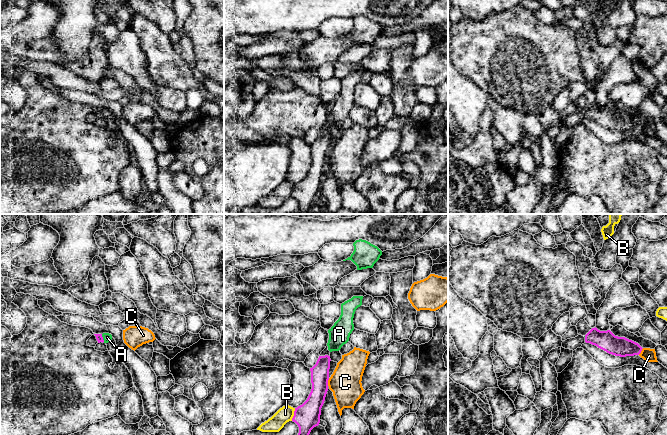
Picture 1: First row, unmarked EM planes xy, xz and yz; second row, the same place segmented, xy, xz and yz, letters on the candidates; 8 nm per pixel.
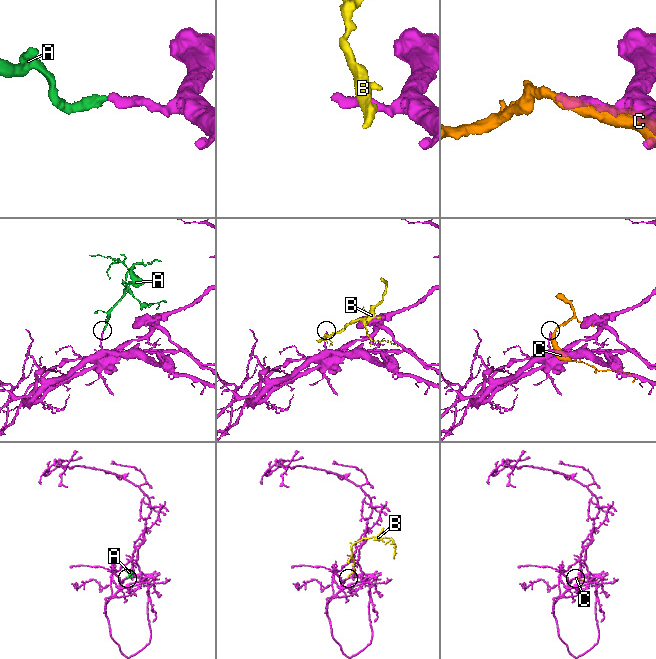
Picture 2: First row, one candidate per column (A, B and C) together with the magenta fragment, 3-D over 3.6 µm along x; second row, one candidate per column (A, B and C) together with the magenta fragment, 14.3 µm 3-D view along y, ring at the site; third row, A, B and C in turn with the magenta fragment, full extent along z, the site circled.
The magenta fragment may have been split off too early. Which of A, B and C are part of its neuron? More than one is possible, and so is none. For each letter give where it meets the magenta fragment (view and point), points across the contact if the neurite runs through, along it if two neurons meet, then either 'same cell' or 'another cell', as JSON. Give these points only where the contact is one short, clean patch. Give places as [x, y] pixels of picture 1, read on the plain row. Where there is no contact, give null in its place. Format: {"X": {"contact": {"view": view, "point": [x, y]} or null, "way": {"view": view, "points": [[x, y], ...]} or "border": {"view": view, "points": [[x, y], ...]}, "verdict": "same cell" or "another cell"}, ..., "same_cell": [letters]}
{"A": {"contact": {"view": "xy", "point": [102, 114]}, "way": {"view": "xy", "points": [[99, 113], [102, 114], [107, 113]]}, "verdict": "same cell"}, "B": {"contact": {"view": "xz", "point": [294, 190]}, "verdict": "another cell"}, "C": {"contact": {"view": "xz", "point": [327, 158]}, "border": {"view": "xz", "points": [[329, 154], [327, 161]]}, "verdict": "another cell"}, "same_cell": ["A"]}

